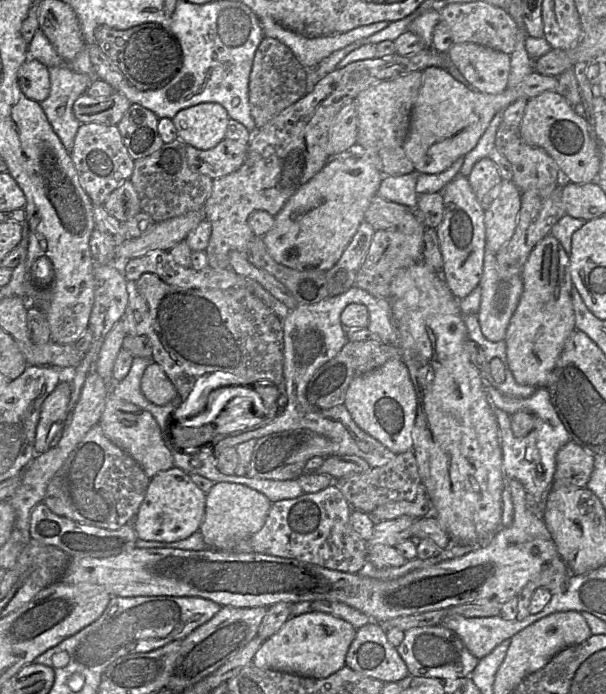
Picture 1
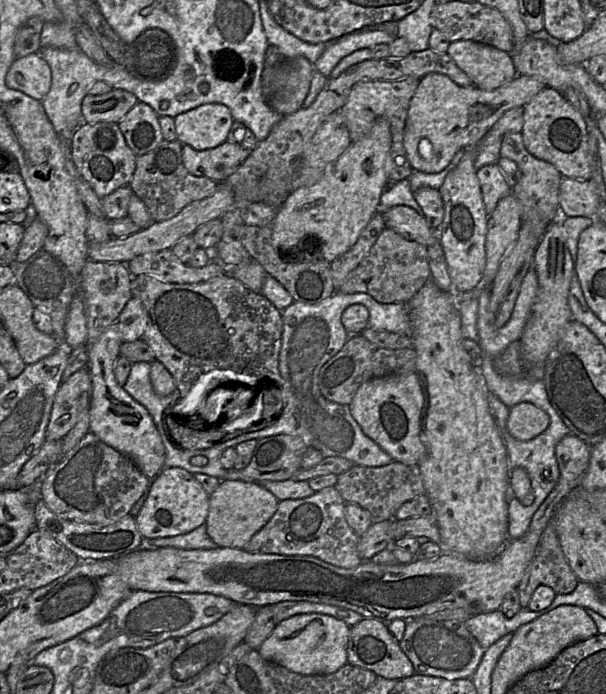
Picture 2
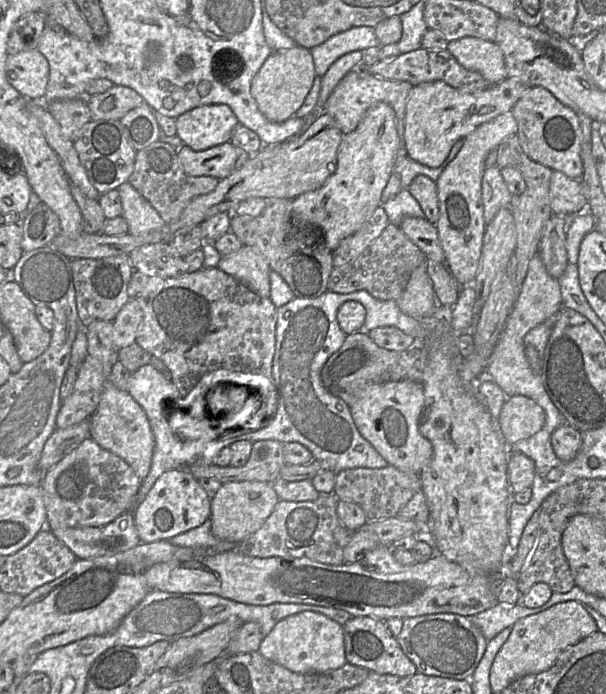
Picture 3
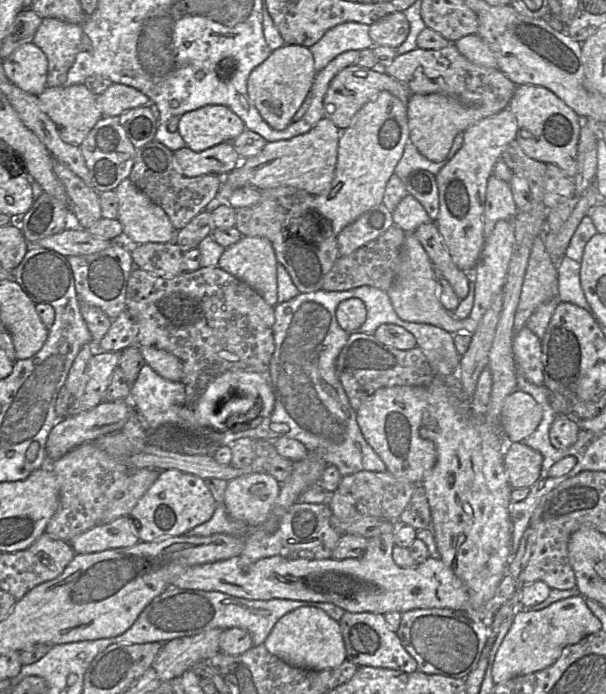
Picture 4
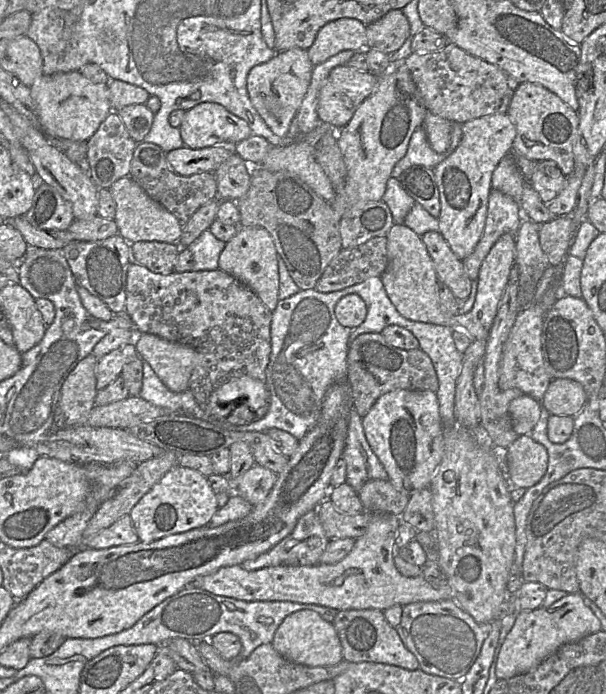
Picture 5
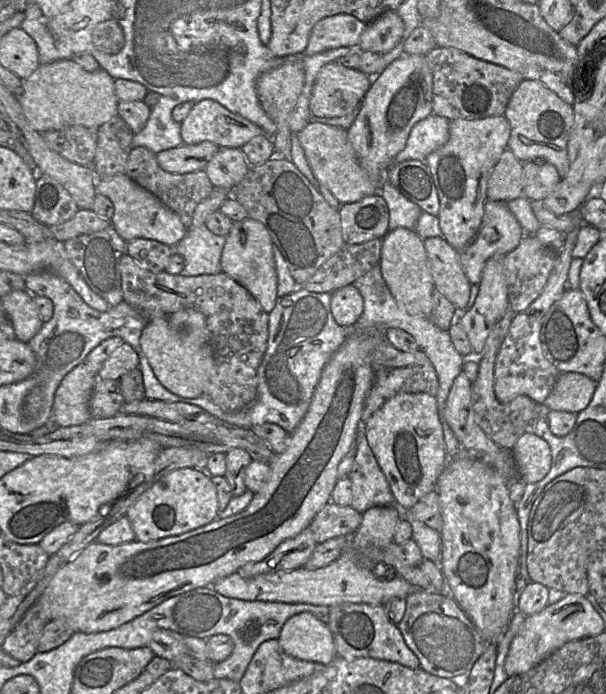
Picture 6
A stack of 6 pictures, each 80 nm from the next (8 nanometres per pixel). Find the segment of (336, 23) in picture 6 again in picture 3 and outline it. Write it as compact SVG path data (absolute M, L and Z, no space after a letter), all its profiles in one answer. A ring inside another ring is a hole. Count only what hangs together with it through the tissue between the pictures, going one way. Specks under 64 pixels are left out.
M356 26L332 35L326 41L310 49L315 74L324 75L329 67L344 54L364 50L373 46L382 46L378 41L374 27Z

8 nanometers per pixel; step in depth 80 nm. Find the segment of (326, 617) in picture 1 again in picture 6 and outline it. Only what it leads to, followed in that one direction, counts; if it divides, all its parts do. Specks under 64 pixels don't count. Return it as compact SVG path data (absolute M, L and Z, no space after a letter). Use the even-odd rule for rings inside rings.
M311 612L290 617L281 629L278 642L286 654L298 660L328 665L337 657L328 625Z

